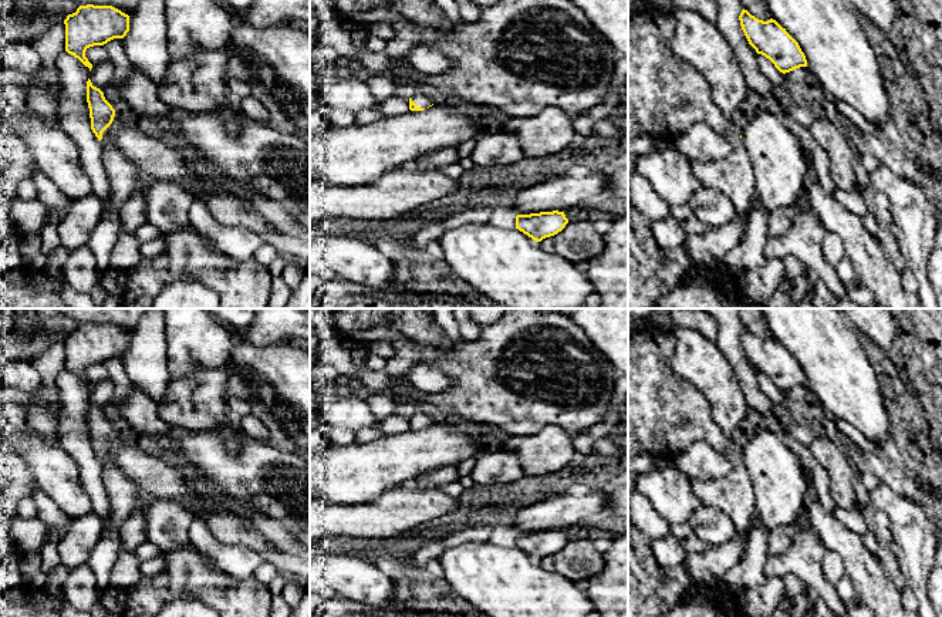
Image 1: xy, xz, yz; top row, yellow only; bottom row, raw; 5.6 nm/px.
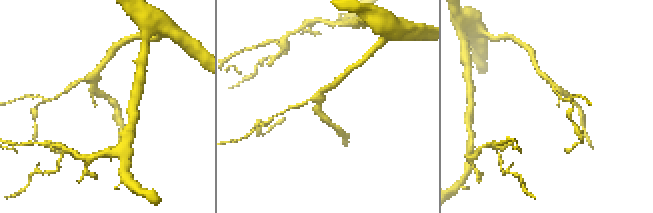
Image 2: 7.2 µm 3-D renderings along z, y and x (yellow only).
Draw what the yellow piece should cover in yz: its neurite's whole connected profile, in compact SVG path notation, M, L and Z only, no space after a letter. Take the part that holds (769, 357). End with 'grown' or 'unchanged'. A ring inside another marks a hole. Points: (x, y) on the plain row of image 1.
M745 327L739 338L749 363L757 372L769 377L780 391L807 385L798 361L776 338L759 338Z | unchanged

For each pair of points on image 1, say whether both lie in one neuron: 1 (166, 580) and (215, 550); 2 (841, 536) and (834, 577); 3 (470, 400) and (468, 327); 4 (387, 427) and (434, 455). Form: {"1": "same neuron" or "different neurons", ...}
{"1": "different neurons", "2": "different neurons", "3": "different neurons", "4": "different neurons"}

